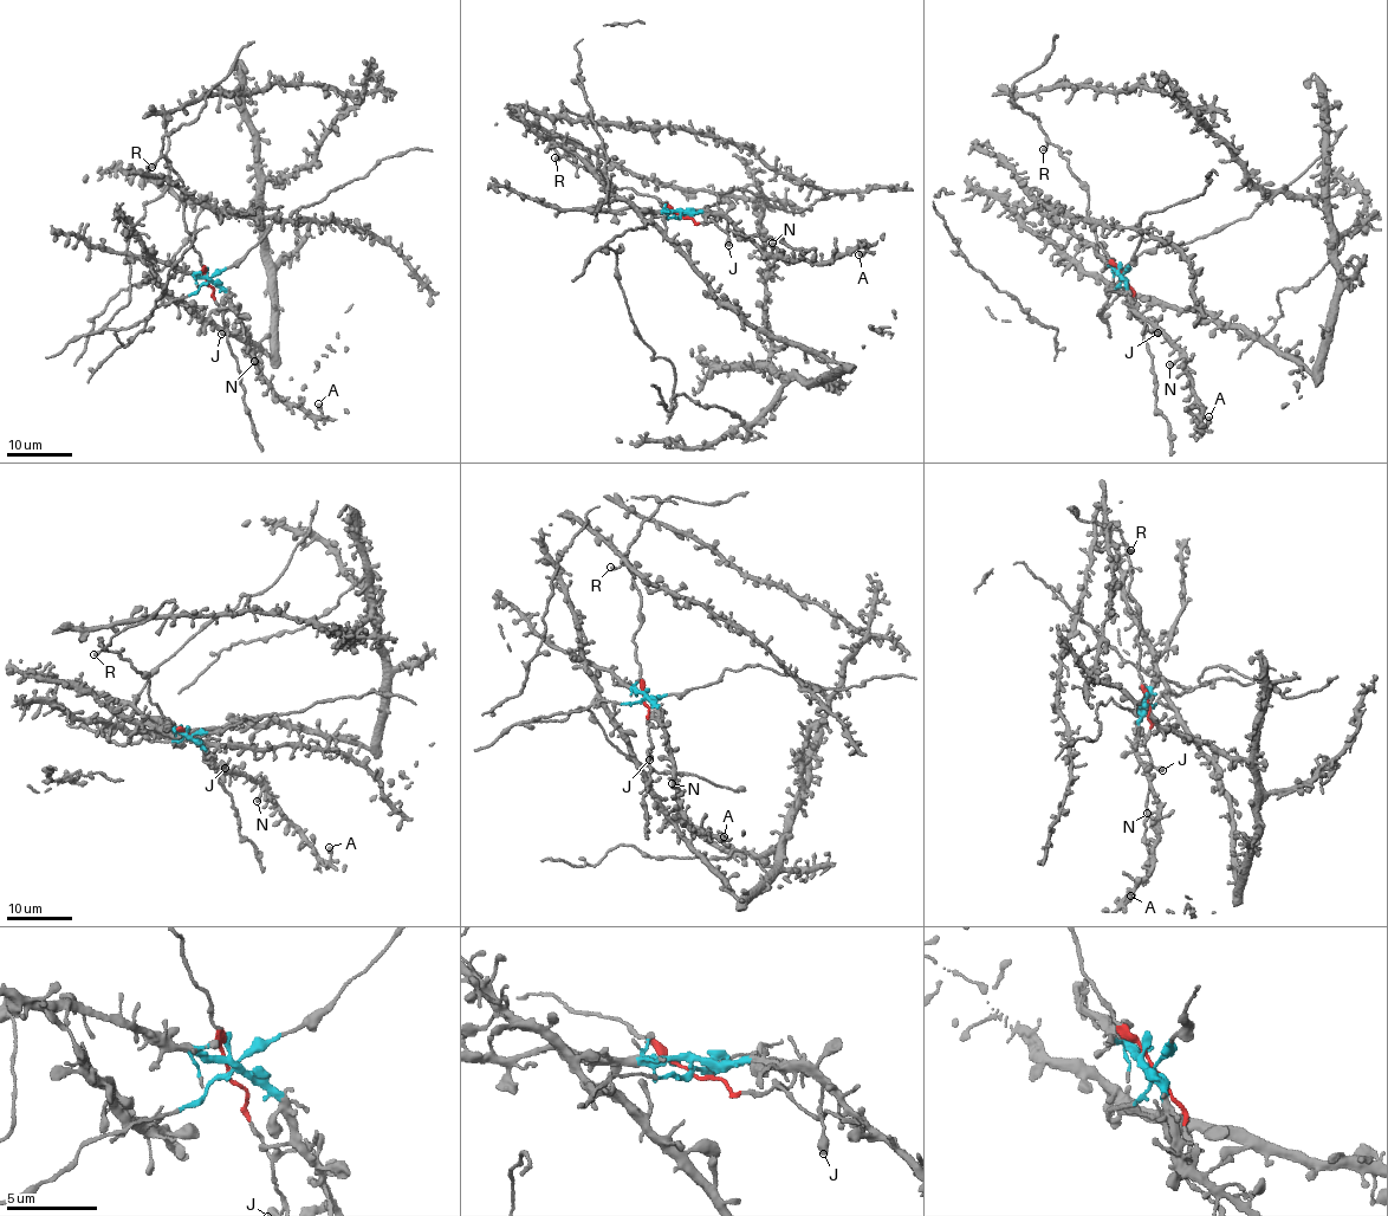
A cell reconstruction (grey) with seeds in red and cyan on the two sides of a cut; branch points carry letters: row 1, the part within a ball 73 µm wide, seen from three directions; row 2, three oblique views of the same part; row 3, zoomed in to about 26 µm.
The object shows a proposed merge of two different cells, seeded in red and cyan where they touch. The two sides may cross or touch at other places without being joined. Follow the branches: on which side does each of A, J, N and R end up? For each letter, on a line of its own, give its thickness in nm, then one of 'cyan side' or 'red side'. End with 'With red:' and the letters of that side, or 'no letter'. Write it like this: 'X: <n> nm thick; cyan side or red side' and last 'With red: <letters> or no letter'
A: 440 nm thick; cyan side
J: 440 nm thick; red side
N: 320 nm thick; cyan side
R: 320 nm thick; red side
With red: J, R

